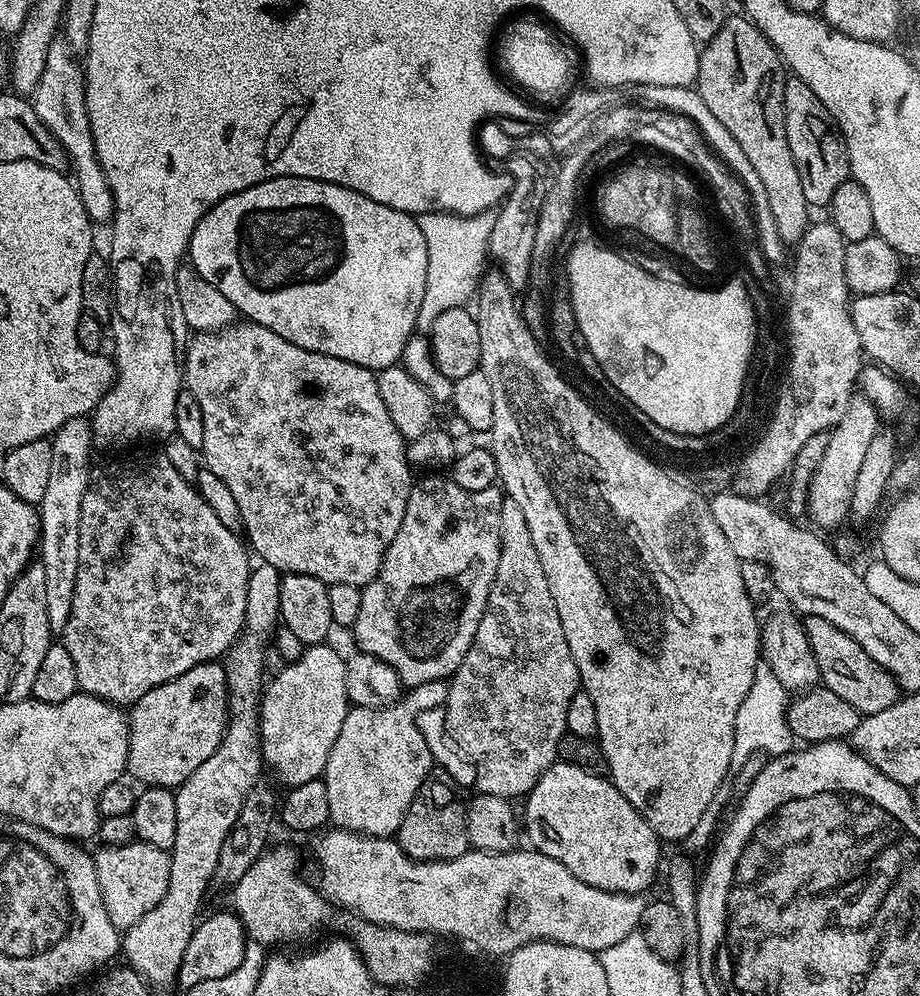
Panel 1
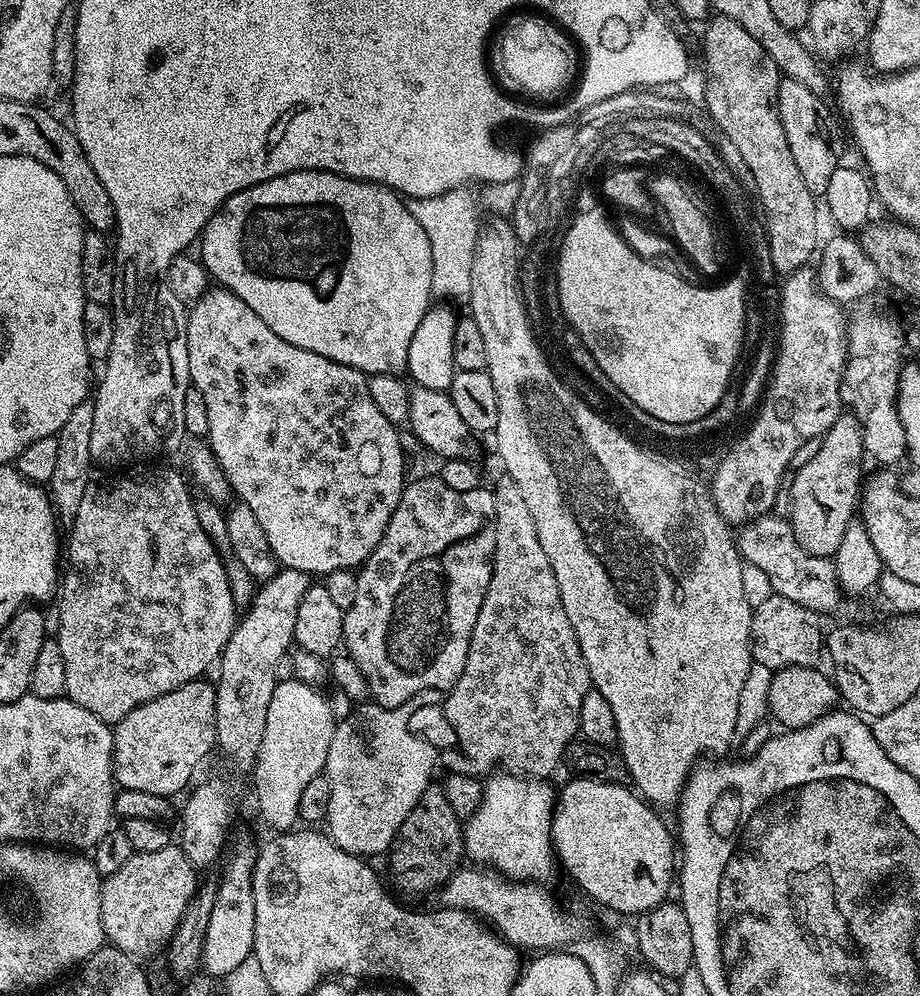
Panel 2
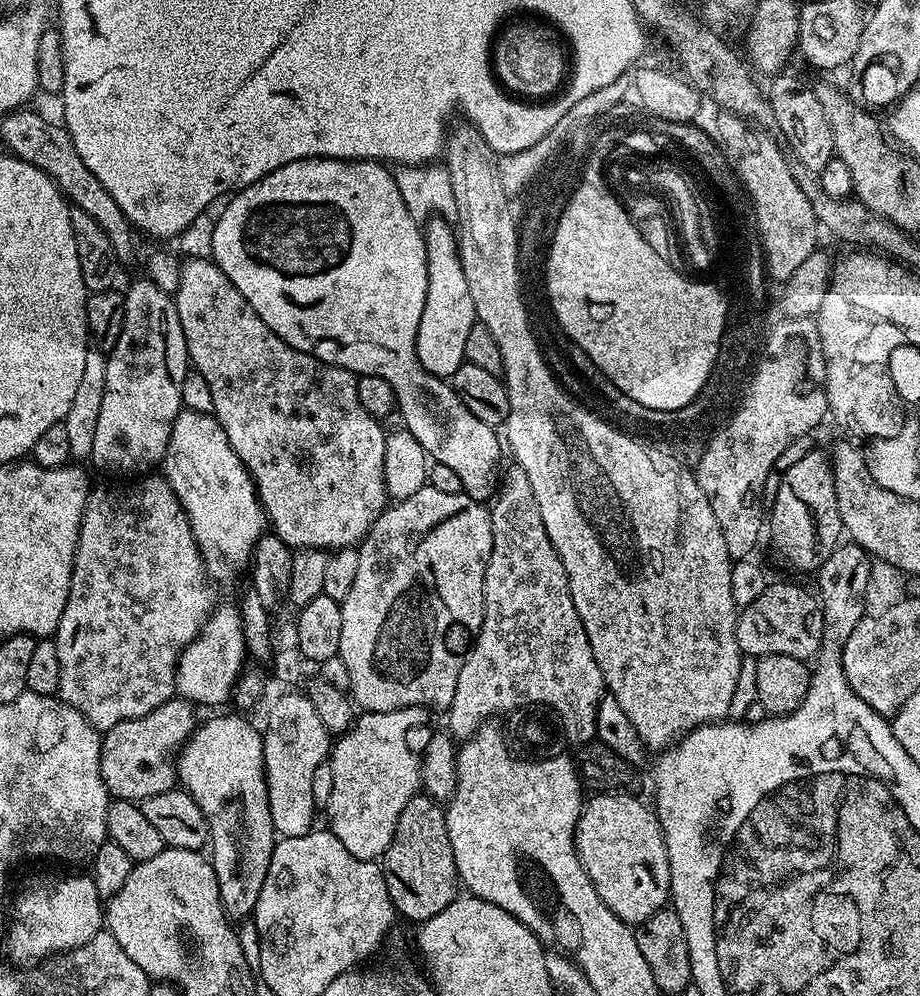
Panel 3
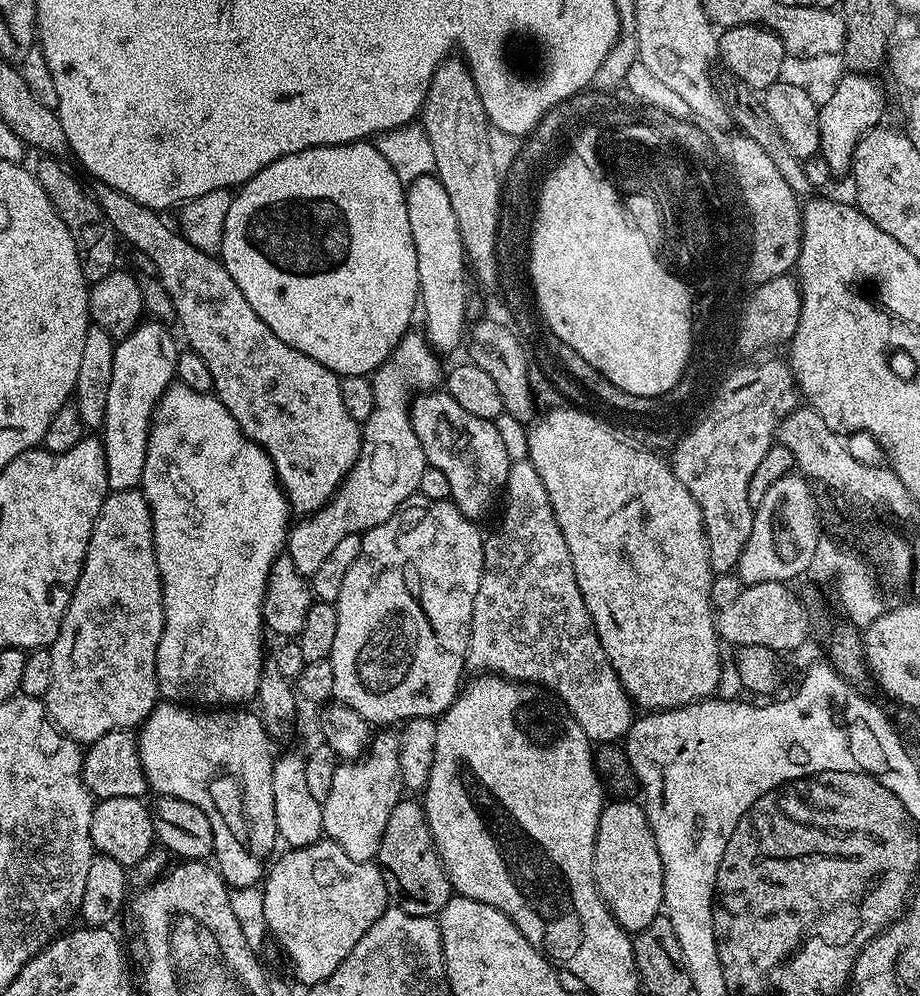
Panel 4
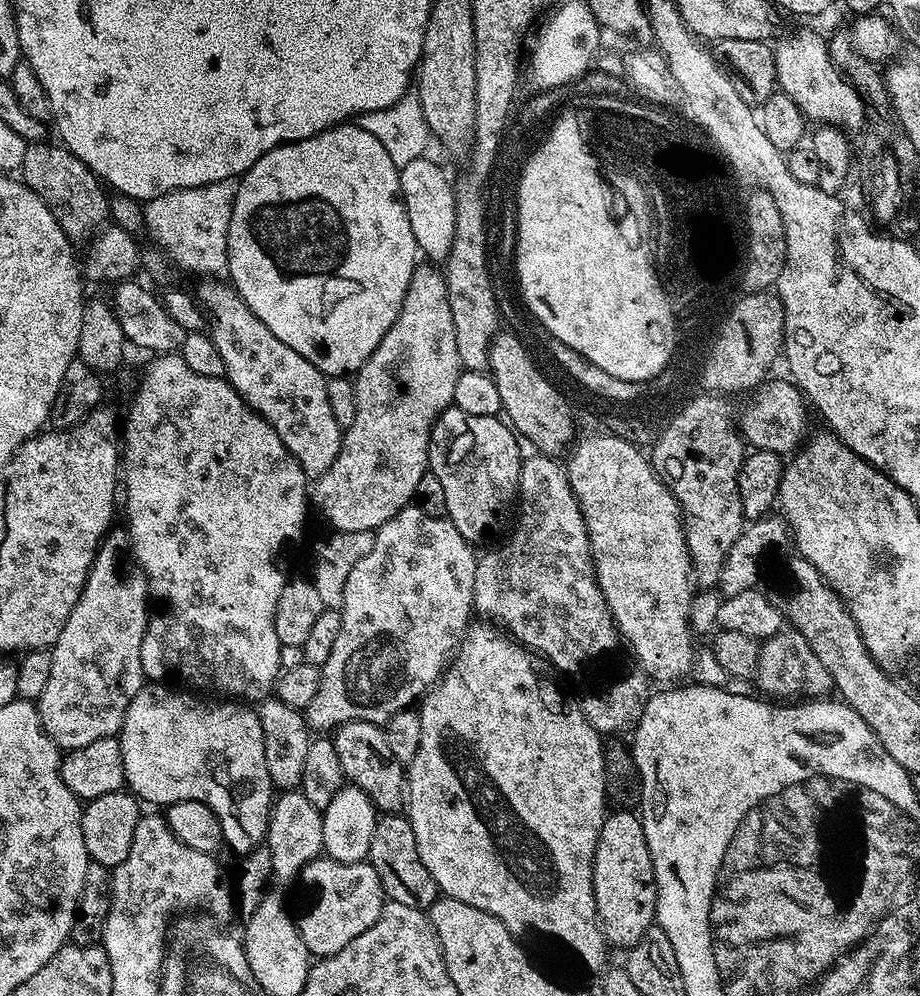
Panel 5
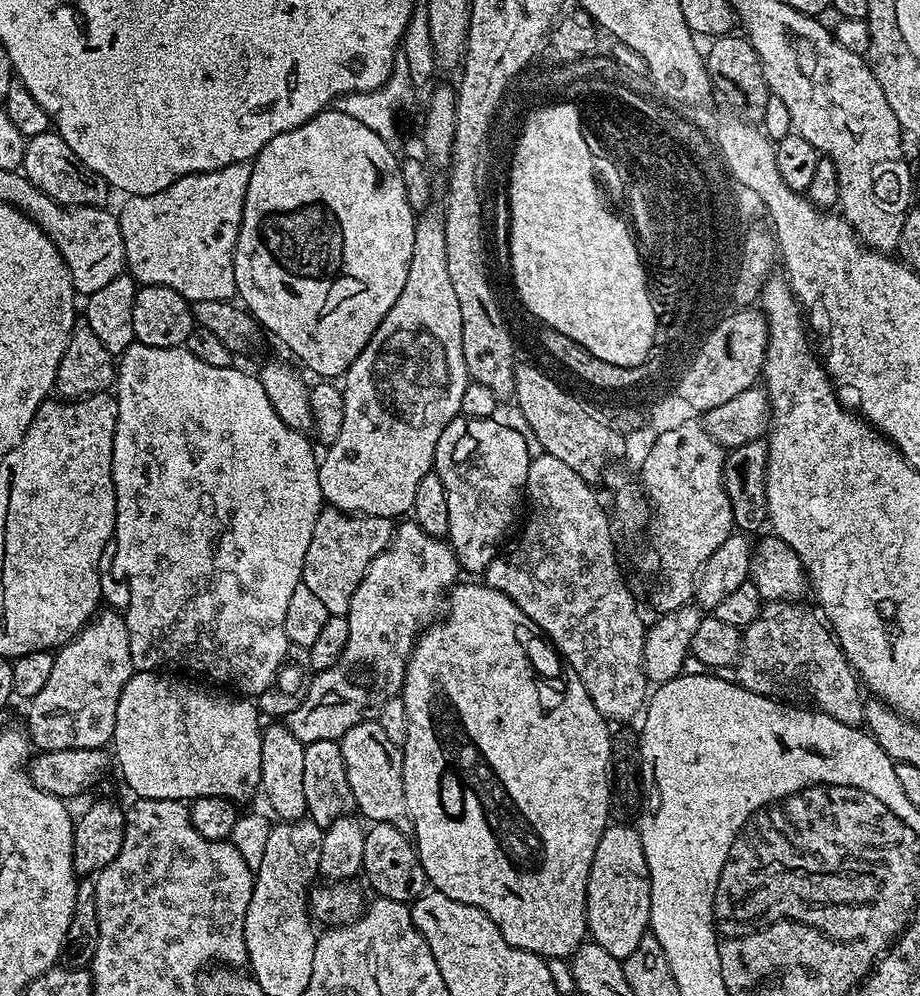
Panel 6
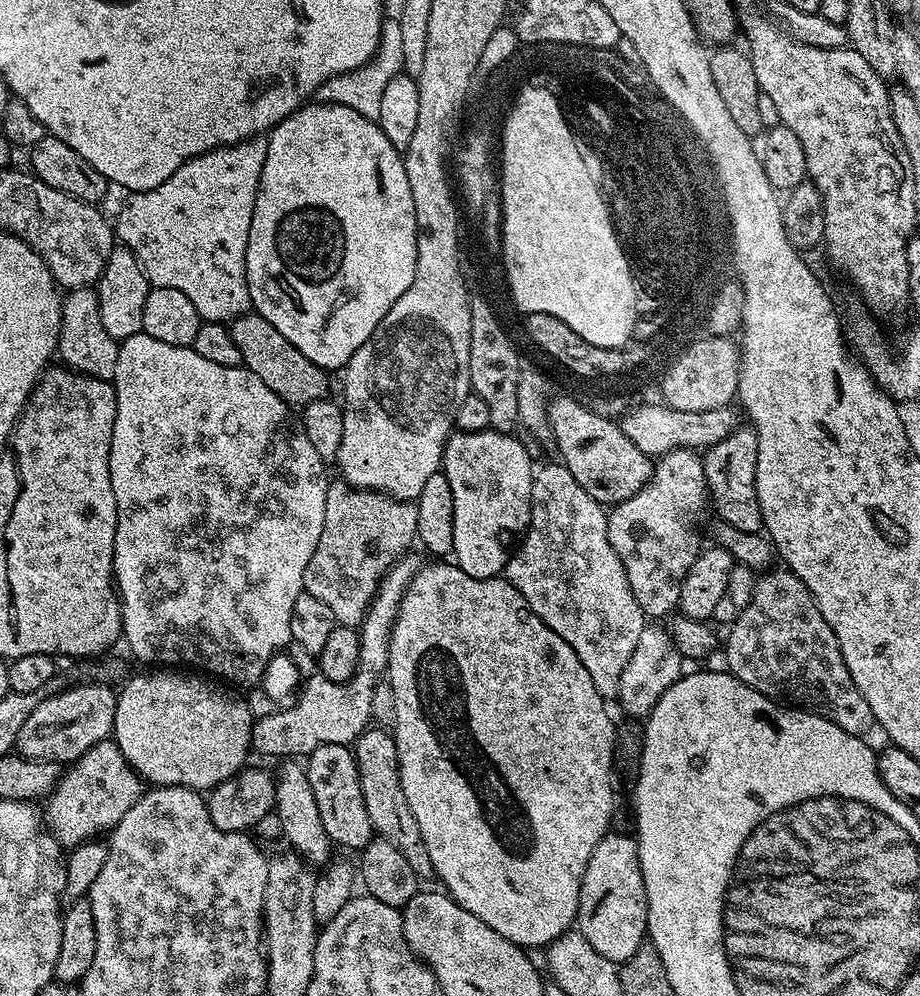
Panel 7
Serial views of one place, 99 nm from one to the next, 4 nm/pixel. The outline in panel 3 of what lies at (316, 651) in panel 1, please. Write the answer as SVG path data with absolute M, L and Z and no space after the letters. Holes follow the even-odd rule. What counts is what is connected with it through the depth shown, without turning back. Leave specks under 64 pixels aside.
M288 690L276 700L268 712L268 721L262 724L264 737L264 777L268 787L270 818L281 837L301 836L313 831L312 819L318 812L314 802L314 770L330 756L330 737L326 726L318 718L307 695Z

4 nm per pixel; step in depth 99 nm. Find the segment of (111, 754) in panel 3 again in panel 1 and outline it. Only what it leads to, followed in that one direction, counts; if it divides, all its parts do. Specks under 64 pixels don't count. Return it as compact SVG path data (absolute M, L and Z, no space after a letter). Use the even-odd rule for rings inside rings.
M209 662L178 674L154 690L146 690L130 706L127 775L150 788L177 789L218 746L228 725L228 674L225 665Z

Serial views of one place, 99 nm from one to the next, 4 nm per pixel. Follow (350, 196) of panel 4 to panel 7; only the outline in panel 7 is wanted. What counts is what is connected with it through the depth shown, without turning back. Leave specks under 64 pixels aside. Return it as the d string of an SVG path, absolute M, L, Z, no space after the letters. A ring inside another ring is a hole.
M309 102L296 112L291 112L281 124L267 133L266 162L258 182L258 194L254 202L254 218L250 222L250 238L246 246L246 286L250 290L255 313L270 322L291 345L325 370L343 369L350 358L374 334L378 322L386 318L390 306L406 294L406 286L414 282L414 266L418 258L418 238L414 218L414 198L410 198L410 182L406 182L406 166L402 153L382 134L377 121L350 110L341 104Z

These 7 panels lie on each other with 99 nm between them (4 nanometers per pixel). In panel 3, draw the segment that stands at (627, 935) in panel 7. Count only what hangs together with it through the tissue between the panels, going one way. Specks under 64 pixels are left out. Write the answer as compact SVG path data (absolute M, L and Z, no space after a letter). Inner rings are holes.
M623 792L589 795L576 823L576 853L590 882L594 882L594 890L598 890L598 898L602 898L608 909L623 924L629 926L639 926L643 920L650 918L650 914L665 907L670 900L670 858L666 850L664 831L655 811L634 797L635 795Z

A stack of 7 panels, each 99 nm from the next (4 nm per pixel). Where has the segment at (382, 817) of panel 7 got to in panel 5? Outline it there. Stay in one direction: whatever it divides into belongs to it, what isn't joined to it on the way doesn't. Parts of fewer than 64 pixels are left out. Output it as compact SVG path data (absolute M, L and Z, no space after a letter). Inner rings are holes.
M346 722L335 729L331 737L338 758L342 758L344 779L353 788L361 788L376 807L377 813L396 814L406 804L406 768L394 758L388 733L381 725L370 722Z

